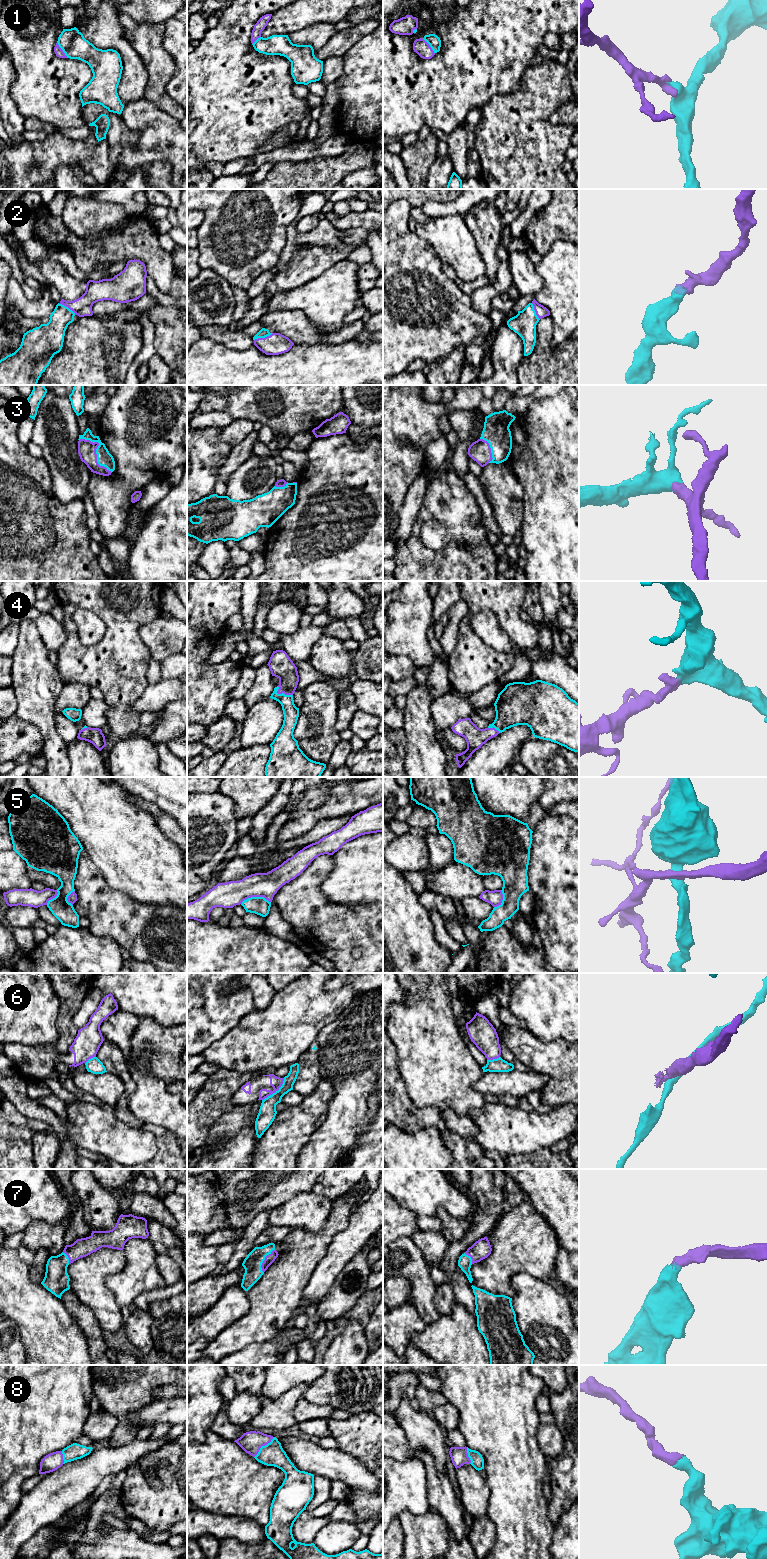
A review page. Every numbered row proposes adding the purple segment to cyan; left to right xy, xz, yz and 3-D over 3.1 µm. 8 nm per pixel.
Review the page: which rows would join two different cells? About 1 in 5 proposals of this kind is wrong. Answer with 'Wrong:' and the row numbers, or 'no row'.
Wrong: 5, 6

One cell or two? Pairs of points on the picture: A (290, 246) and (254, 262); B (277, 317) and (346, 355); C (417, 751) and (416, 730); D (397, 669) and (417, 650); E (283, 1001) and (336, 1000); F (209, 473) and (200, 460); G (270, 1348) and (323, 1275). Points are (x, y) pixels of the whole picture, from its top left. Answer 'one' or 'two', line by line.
A: two
B: two
C: one
D: two
E: one
F: one
G: two

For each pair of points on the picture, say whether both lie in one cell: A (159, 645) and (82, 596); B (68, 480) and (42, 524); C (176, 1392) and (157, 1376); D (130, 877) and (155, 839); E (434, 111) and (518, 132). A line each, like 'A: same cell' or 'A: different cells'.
A: different cells
B: different cells
C: different cells
D: same cell
E: different cells

